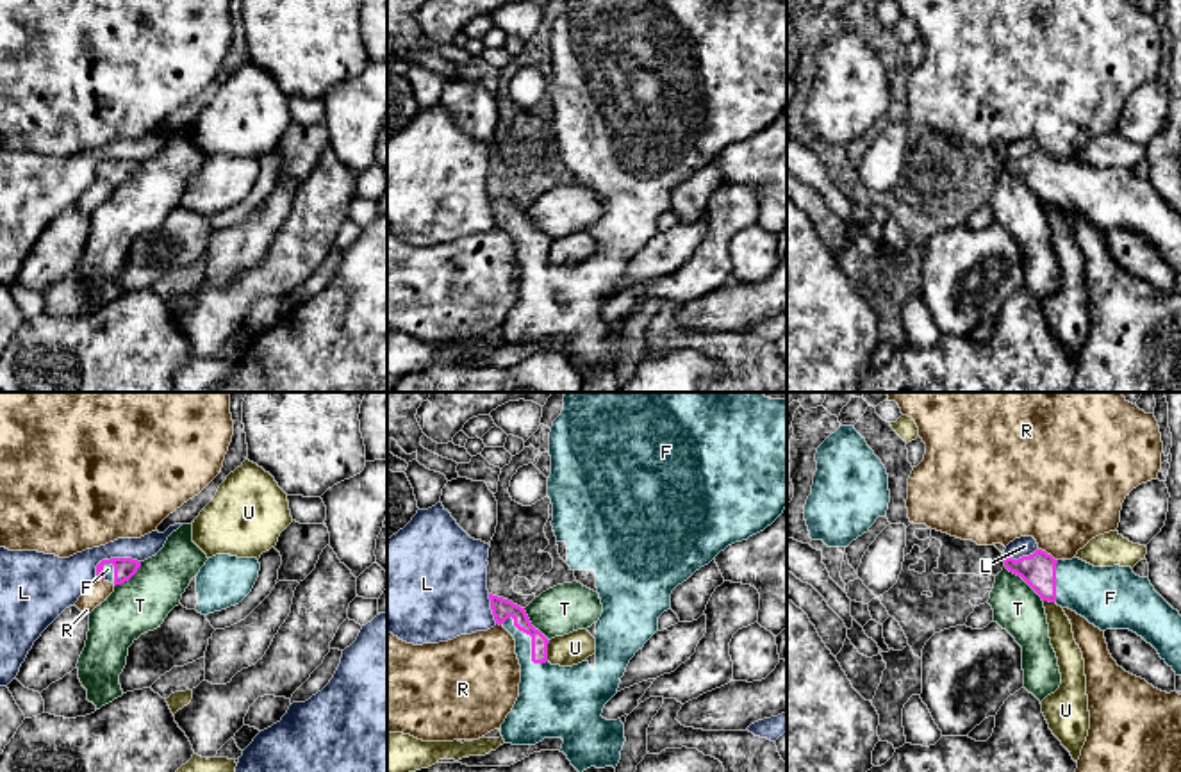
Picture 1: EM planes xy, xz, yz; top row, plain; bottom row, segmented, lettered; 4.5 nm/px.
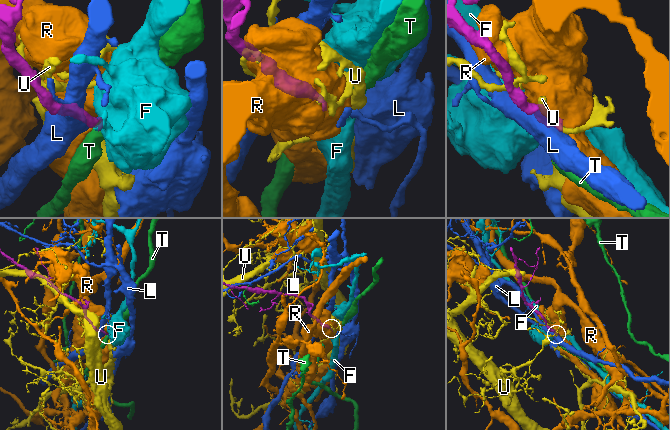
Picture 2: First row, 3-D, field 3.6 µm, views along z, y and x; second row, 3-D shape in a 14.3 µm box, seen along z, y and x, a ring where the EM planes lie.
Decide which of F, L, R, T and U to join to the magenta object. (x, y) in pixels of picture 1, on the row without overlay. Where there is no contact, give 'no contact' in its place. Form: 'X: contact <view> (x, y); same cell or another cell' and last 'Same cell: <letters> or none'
F: contact xz (532, 243); same cell
L: contact xy (113, 159); another cell
R: contact yz (1046, 154); another cell
T: contact yz (1024, 180); another cell
U: contact xz (546, 252); another cell
Same cell: F

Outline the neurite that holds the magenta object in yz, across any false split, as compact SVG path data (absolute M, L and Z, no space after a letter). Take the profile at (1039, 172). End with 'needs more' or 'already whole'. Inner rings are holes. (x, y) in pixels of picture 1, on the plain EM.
M1042 150L1004 168L1020 177L1042 201L1056 203L1106 230L1129 230L1151 244L1181 276L1181 216L1131 168L1094 168L1079 159L1054 160Z; needs more

